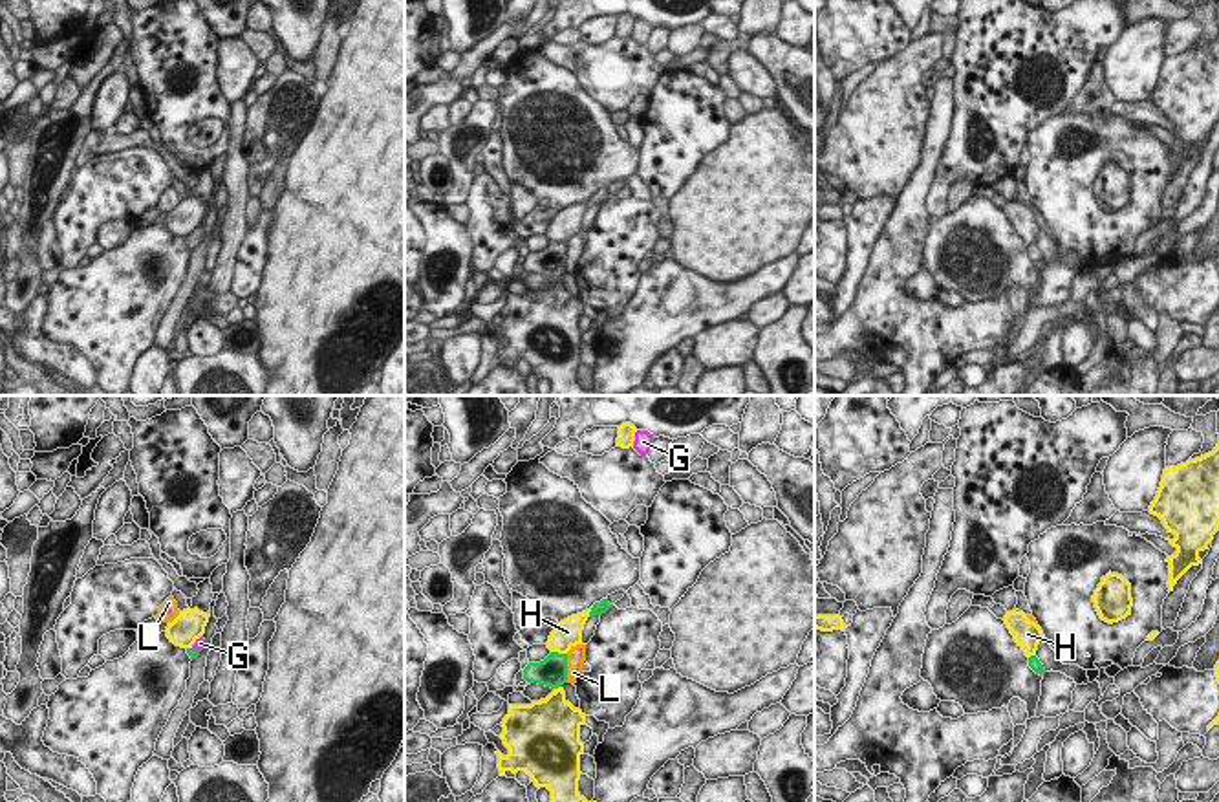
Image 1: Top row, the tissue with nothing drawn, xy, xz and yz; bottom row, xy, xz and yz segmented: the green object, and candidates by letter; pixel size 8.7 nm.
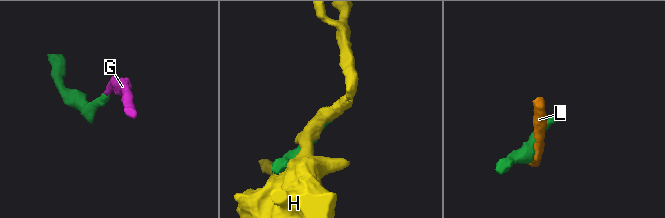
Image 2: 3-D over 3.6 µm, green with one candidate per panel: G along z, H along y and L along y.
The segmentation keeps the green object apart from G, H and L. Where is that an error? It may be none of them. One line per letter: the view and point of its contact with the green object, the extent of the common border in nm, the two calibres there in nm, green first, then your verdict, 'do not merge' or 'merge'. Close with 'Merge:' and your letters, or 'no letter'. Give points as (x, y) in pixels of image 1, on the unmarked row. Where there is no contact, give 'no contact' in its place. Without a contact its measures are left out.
G: contact xy (194, 238); length 90 nm; calibres 90 and 100 nm; merge
H: contact xz (557, 242); length 150 nm; calibres 260 and 240 nm; do not merge
L: contact xz (566, 259); length 260 nm; calibres 260 and 160 nm; do not merge
Merge: G

